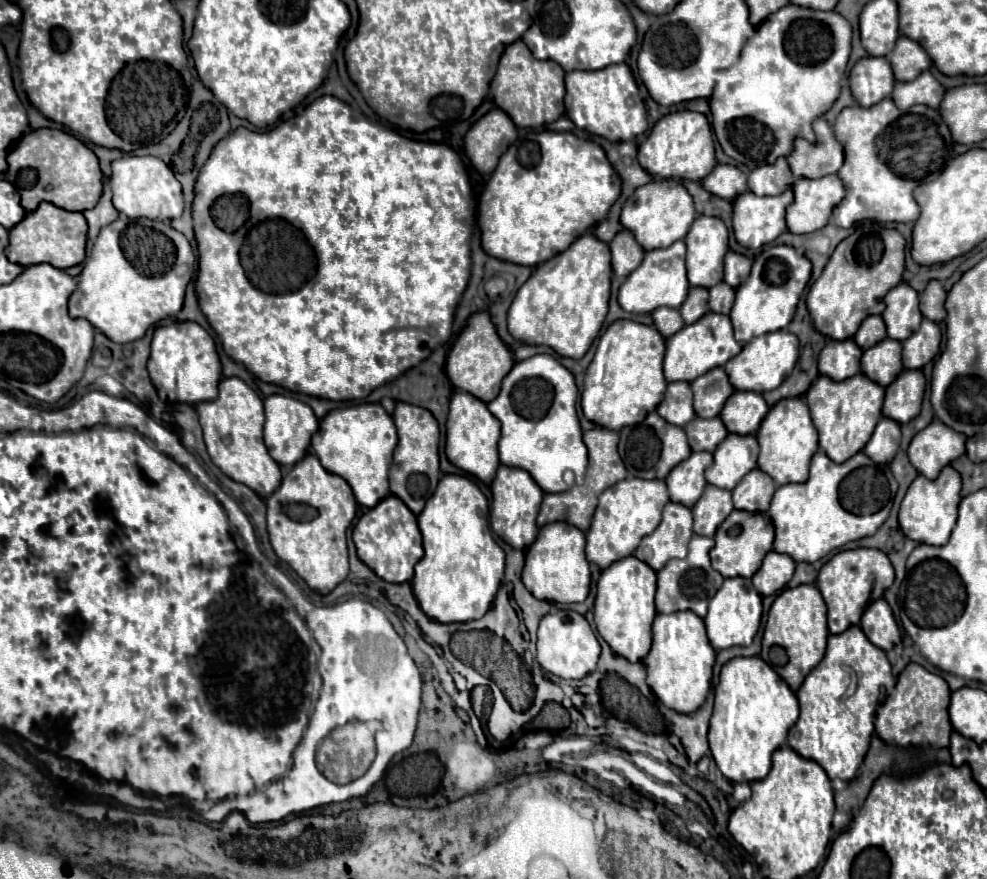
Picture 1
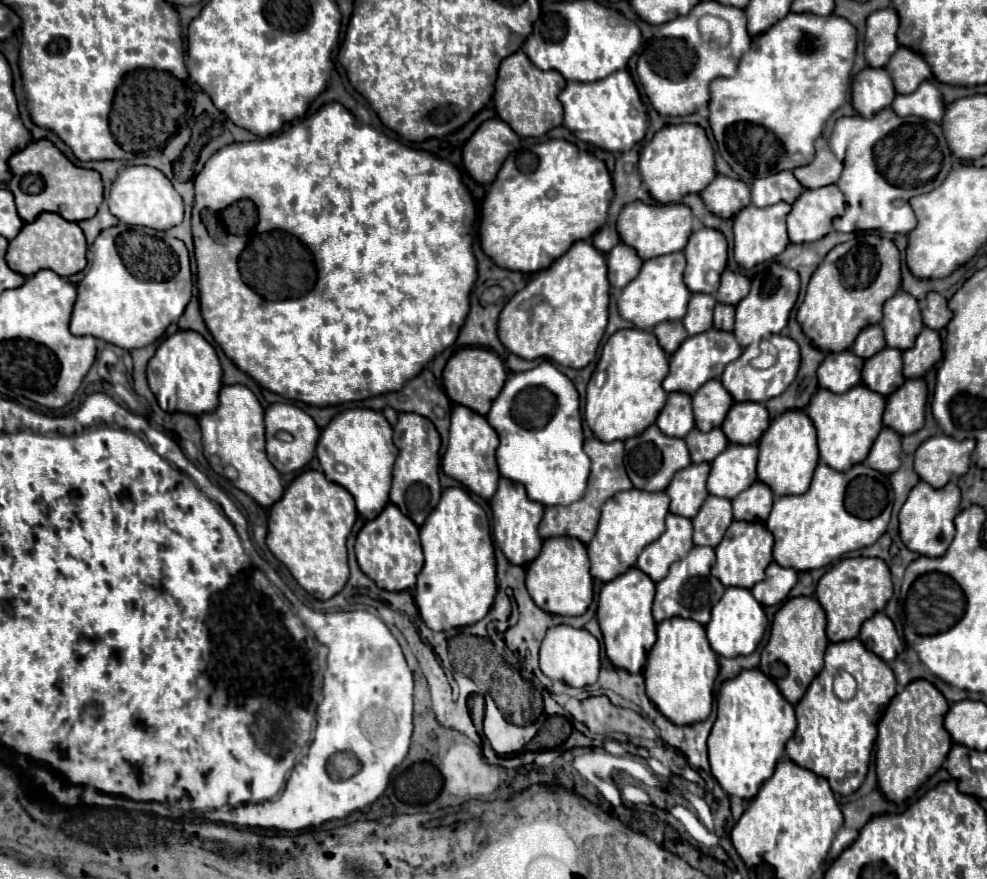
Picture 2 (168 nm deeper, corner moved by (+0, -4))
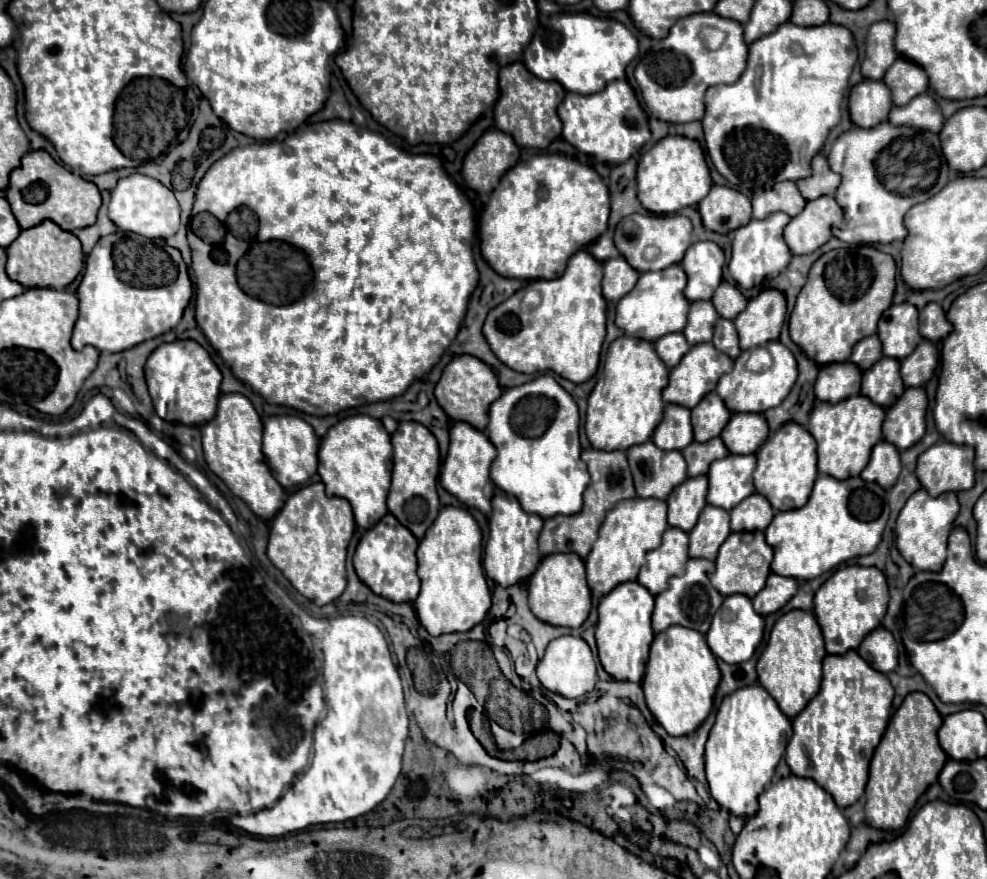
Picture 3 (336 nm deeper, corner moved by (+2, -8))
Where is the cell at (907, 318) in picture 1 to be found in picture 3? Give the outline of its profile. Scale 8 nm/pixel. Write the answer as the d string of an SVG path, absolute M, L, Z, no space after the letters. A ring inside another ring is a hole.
M892 304L878 322L878 336L882 340L884 356L902 360L922 340L918 332L918 310L908 304Z

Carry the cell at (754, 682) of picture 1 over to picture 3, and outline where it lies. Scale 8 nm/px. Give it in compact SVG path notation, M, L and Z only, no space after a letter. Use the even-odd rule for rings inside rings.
M758 682L728 694L718 708L716 722L706 742L706 780L712 798L734 816L754 816L758 810L758 796L770 784L790 736L792 720Z

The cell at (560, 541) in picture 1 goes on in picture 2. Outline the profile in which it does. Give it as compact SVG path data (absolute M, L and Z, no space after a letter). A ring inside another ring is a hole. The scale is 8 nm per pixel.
M568 536L544 540L542 552L526 568L526 586L536 606L546 610L548 614L582 616L588 610L594 596L586 546L580 540Z

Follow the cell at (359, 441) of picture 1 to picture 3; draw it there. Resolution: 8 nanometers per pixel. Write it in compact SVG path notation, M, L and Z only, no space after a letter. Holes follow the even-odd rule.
M356 414L334 424L320 442L318 474L328 496L346 498L352 504L360 528L372 528L388 510L386 498L392 474L392 444L384 424L372 416Z

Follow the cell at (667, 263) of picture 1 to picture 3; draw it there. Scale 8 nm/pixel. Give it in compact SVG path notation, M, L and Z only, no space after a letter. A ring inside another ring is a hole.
M672 264L658 272L642 272L634 290L628 292L616 306L616 326L628 336L644 338L648 342L656 342L656 338L670 332L682 332L690 306L684 296L684 288L686 274L680 264Z

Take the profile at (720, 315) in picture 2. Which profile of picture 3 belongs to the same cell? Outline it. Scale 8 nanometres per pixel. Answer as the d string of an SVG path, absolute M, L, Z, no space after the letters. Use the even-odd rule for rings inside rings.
M720 318L716 322L716 330L714 330L714 340L712 344L728 354L730 358L736 358L740 354L740 348L738 348L738 334L736 334L736 328L734 328L734 322L732 320L726 320L726 318Z

